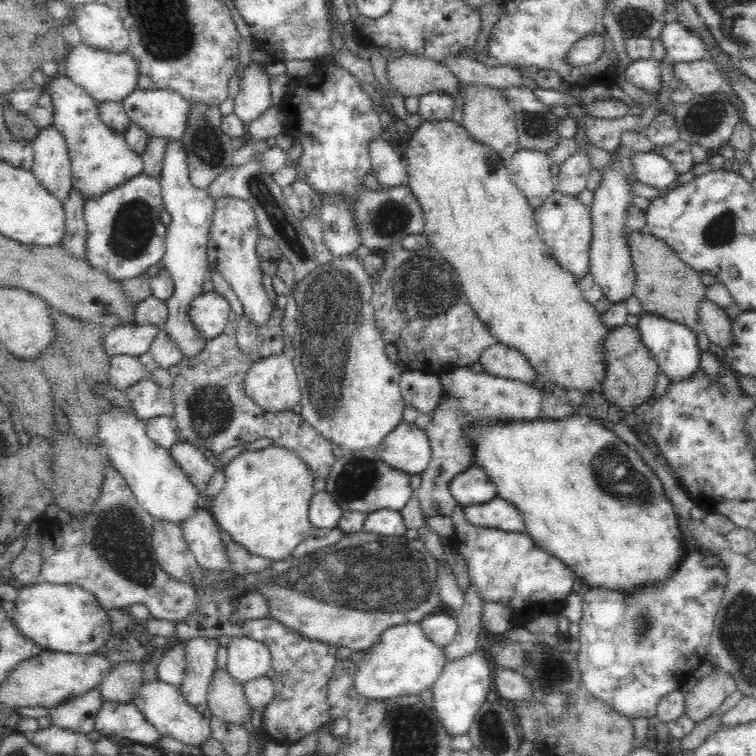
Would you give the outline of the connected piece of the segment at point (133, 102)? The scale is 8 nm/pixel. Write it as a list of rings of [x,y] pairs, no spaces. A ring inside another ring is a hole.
[[[136,87],[126,98],[121,100],[123,109],[130,121],[138,123],[146,134],[153,137],[164,137],[170,141],[183,138],[192,103],[172,89],[141,89]]]

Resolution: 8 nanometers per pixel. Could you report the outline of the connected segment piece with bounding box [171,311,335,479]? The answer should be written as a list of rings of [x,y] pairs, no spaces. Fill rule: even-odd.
[[[232,311],[220,334],[205,339],[200,352],[183,357],[178,364],[180,371],[171,389],[175,404],[172,417],[177,423],[180,442],[190,442],[196,449],[210,450],[219,461],[229,448],[257,439],[272,439],[274,446],[296,451],[314,478],[327,479],[335,462],[332,443],[322,439],[300,414],[291,409],[267,411],[246,394],[244,382],[253,362],[242,354],[237,343],[238,317]]]

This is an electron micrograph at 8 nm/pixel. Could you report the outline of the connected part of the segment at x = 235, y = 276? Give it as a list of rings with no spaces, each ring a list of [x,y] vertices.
[[[227,197],[214,201],[213,217],[207,245],[207,264],[215,268],[230,285],[242,305],[244,315],[256,325],[264,324],[272,312],[273,303],[262,283],[263,272],[256,247],[263,235],[256,221],[255,211],[246,200]]]

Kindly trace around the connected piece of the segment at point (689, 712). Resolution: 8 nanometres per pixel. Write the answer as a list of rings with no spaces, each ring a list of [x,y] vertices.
[[[718,667],[712,668],[700,680],[692,681],[691,687],[684,691],[686,716],[695,723],[719,712],[720,706],[737,691],[736,680]]]

